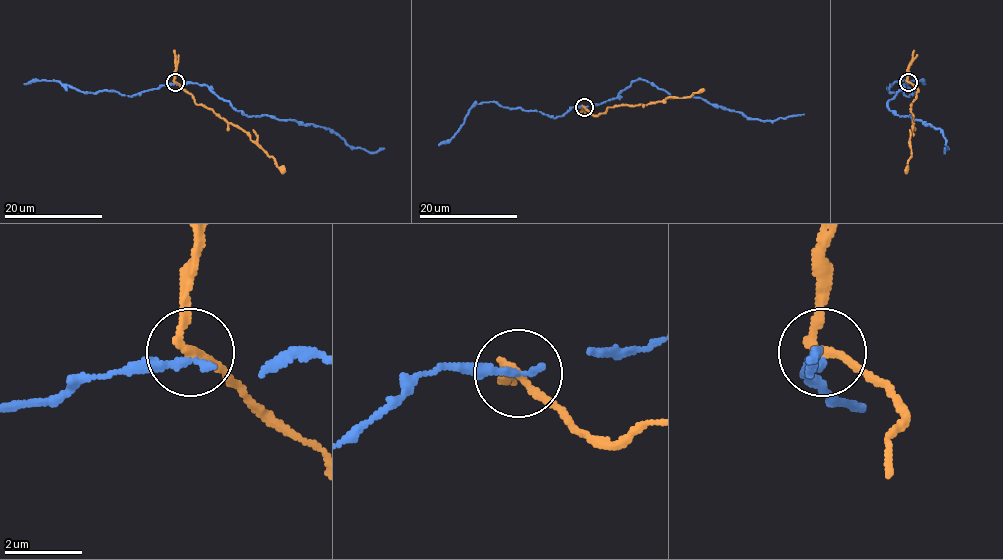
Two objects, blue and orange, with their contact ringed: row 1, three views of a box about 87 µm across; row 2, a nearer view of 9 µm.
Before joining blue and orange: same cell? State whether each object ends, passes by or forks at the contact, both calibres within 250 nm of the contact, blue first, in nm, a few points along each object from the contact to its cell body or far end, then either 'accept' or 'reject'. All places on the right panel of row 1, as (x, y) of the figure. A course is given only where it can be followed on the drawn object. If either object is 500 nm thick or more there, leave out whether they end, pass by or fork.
blue ends there; orange passes by; 240 nm thick on the blue side, 190 nm on the other; blue runs (907, 83), (889, 100), (889, 109), (899, 116), (912, 115), (912, 120), (940, 130), (944, 148); orange runs (907, 82), (918, 90), (910, 104), (912, 132), (908, 141), (912, 154), (906, 171); reject

